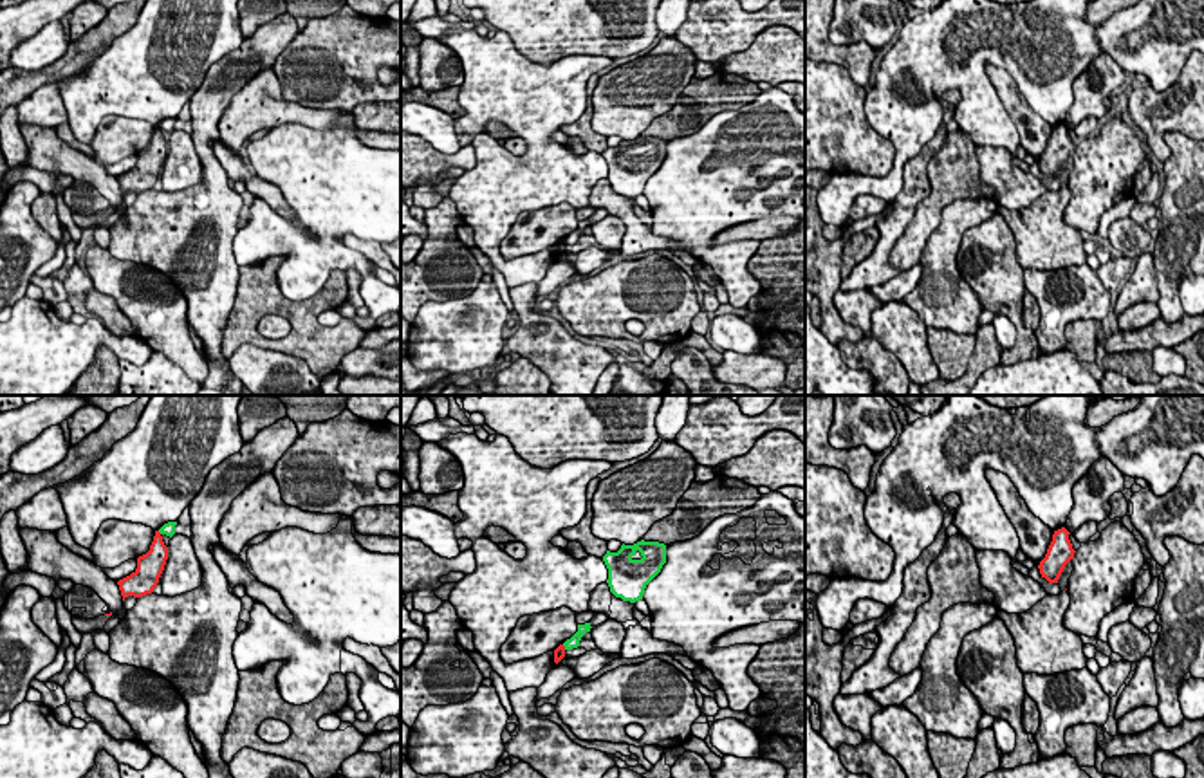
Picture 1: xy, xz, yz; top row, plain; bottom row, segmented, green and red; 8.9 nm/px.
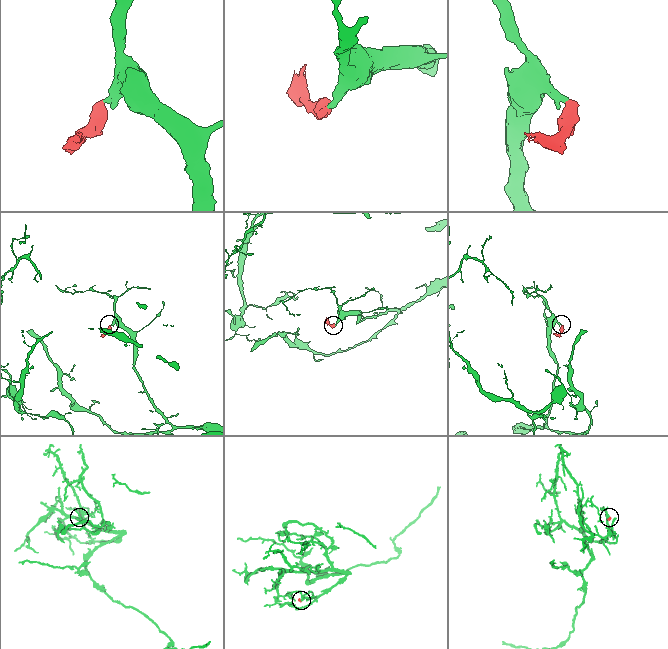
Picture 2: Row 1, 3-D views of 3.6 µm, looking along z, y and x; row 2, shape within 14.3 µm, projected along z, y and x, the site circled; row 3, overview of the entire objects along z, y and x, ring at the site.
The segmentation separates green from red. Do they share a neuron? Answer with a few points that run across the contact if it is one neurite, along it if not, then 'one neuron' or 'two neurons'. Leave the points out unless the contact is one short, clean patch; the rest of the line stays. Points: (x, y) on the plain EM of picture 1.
line xz (562, 240), (565, 244); two neurons

